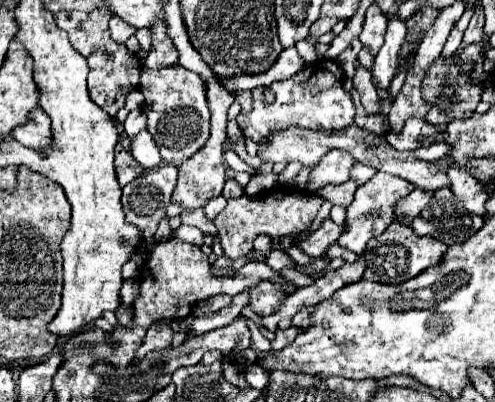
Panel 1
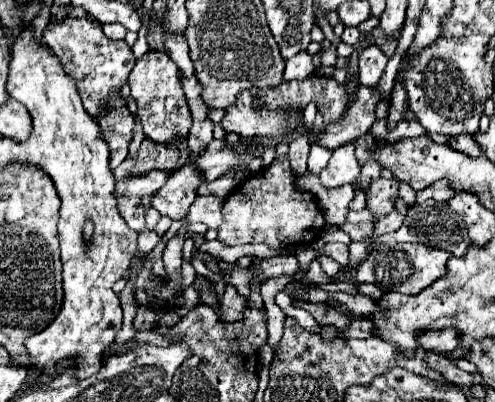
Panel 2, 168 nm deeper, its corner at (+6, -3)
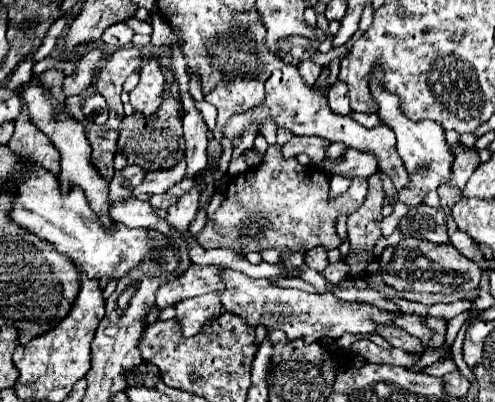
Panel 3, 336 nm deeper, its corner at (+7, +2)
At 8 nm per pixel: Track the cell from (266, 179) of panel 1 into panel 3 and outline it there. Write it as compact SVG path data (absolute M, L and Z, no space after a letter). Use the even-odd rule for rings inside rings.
M338 175L330 177L330 197L332 199L342 195L348 187L350 187L350 179L344 179L344 177L338 177Z

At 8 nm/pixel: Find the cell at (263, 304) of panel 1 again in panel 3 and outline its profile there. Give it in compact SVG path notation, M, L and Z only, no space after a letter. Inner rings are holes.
M218 291L198 295L194 299L184 299L176 305L176 317L182 325L184 335L196 335L202 327L216 321L218 315L222 315Z

